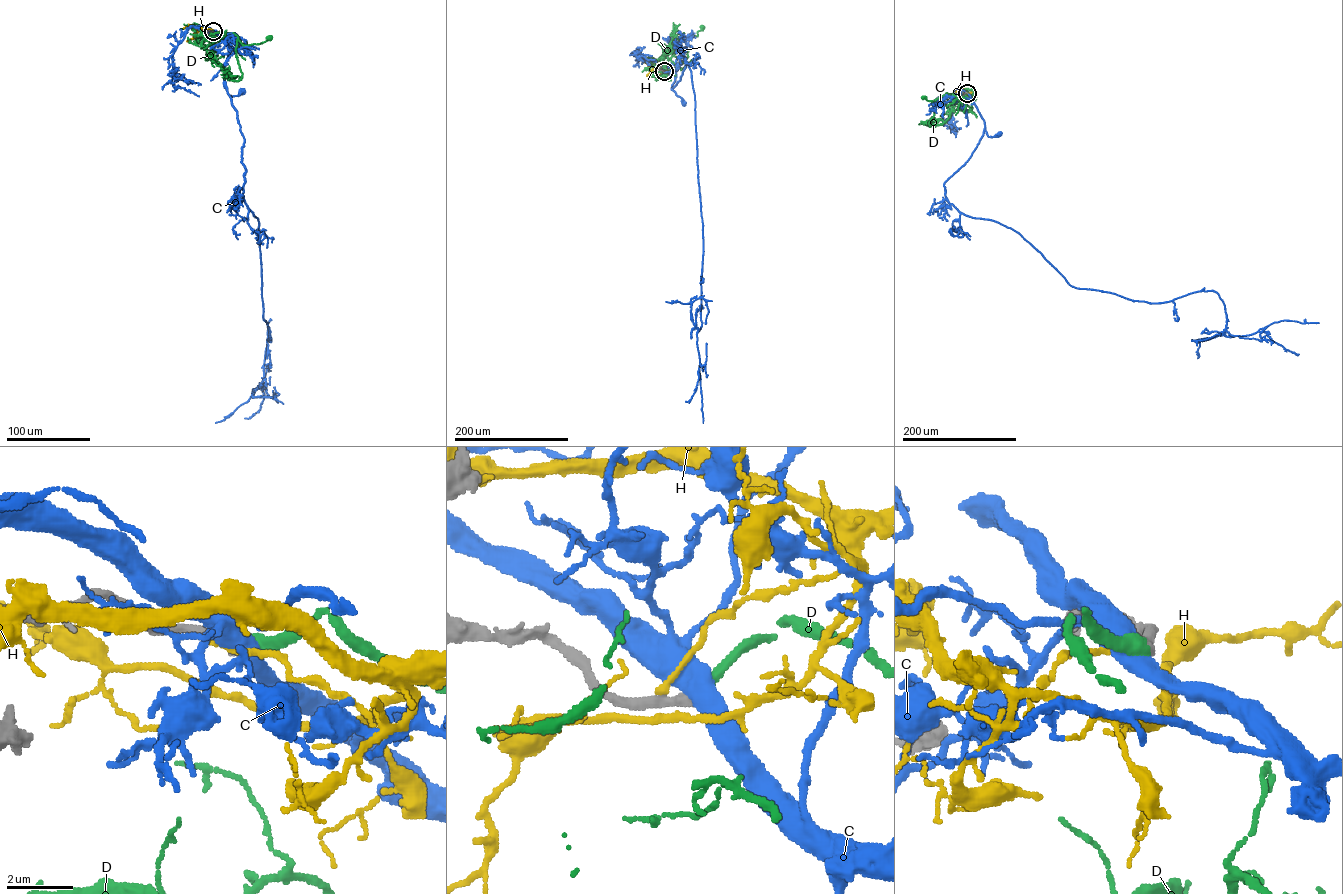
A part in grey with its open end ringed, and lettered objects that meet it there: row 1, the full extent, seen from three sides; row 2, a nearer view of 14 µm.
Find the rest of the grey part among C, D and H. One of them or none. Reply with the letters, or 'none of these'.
D

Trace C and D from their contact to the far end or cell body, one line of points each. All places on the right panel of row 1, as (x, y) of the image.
C: (967, 93), (983, 120), (987, 136), (999, 133)
D: (967, 93), (958, 97), (945, 94), (932, 102), (923, 97)

